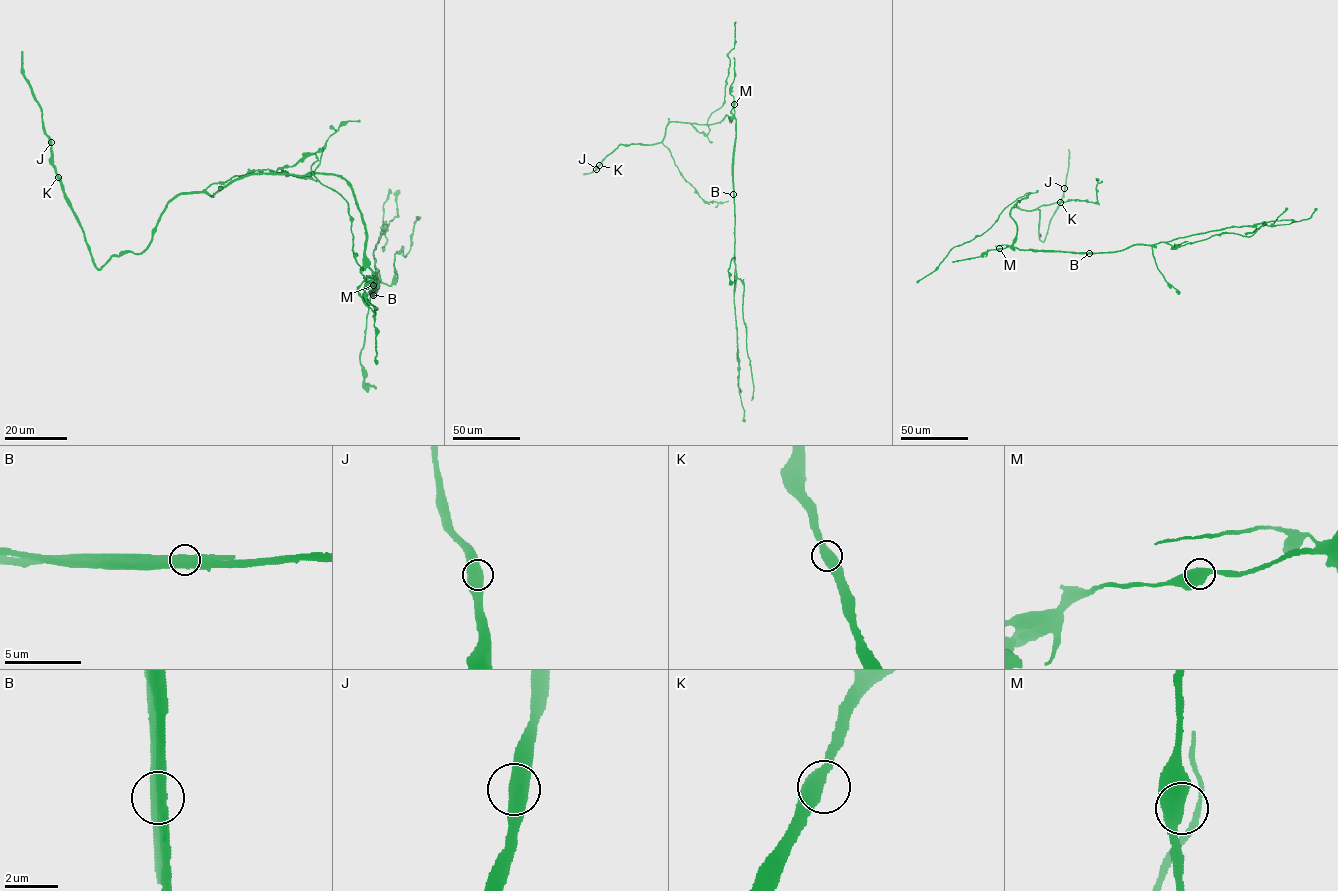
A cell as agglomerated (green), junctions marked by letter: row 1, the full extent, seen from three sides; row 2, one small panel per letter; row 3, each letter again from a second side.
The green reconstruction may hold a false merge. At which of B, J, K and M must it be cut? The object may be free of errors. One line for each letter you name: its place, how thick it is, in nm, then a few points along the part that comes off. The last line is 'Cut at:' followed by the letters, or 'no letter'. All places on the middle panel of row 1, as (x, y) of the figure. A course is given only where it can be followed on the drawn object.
B: at (733, 194); 550 nm thick; foreign part runs (733, 194), (735, 137)
Cut at: B

